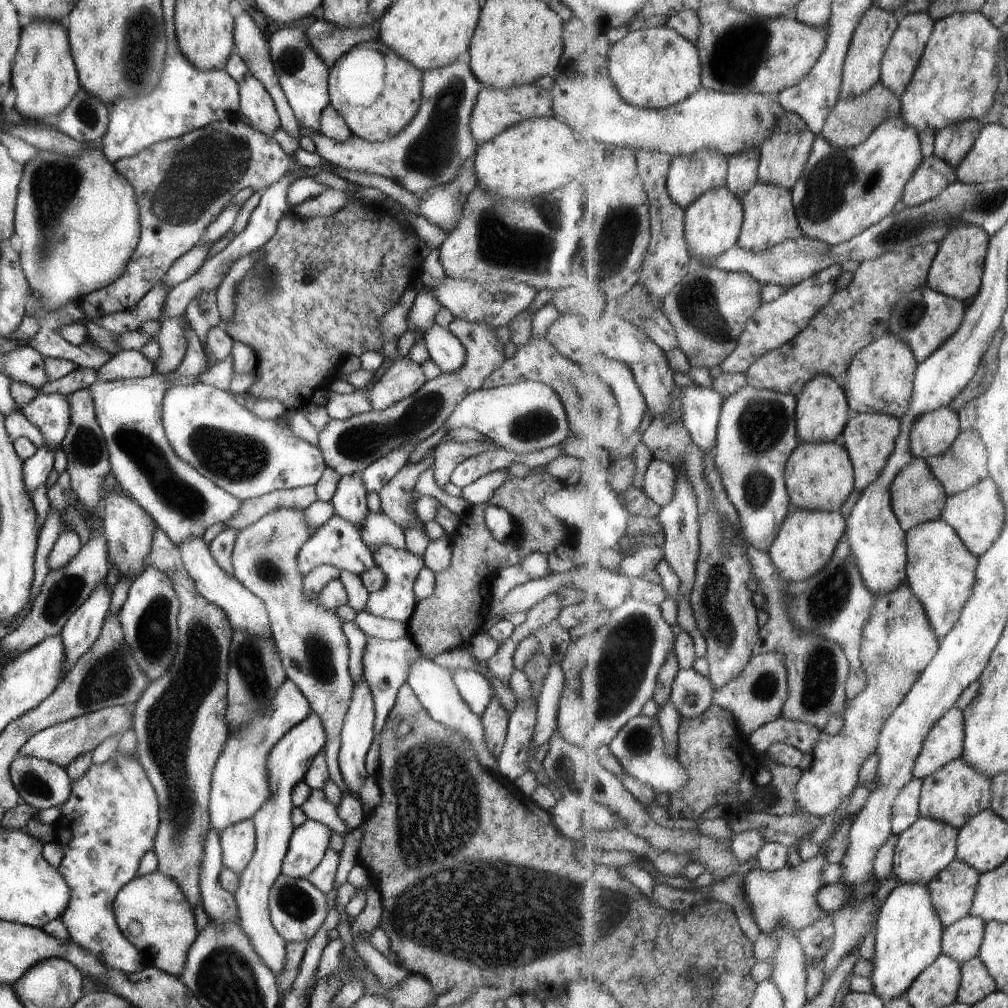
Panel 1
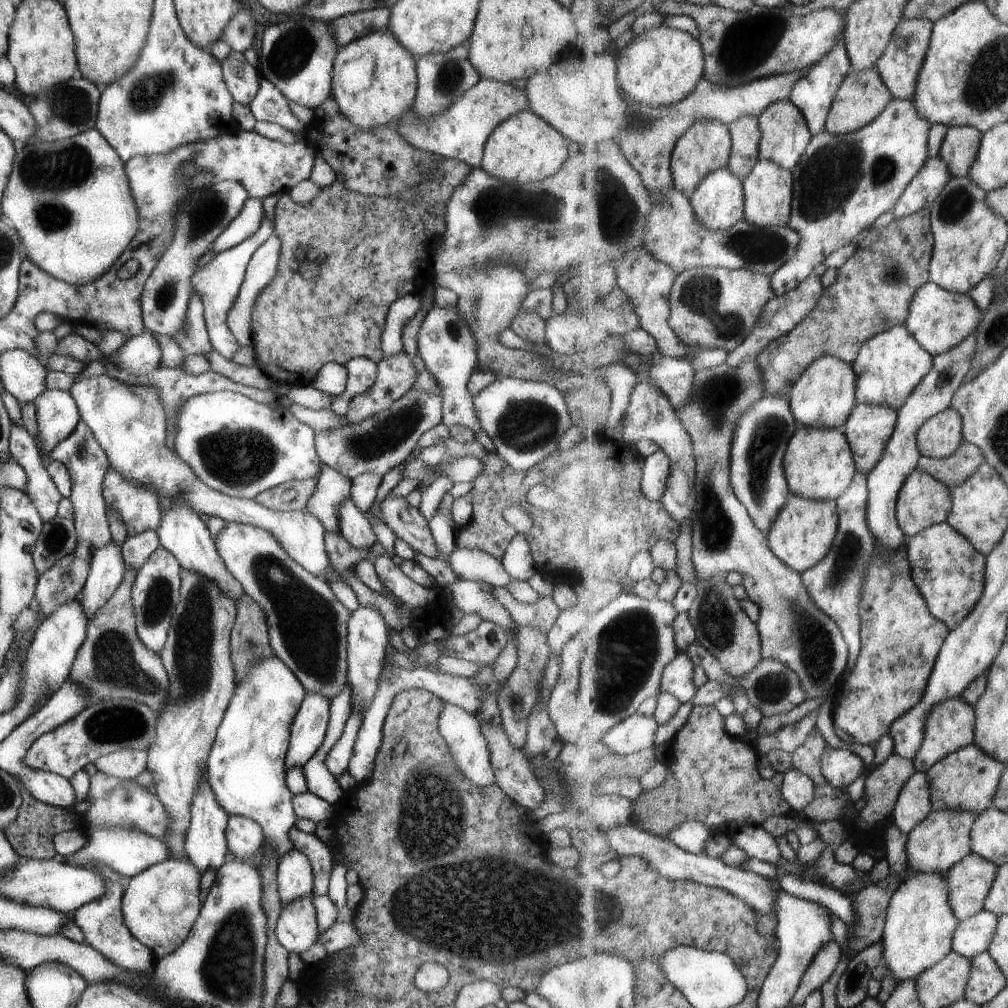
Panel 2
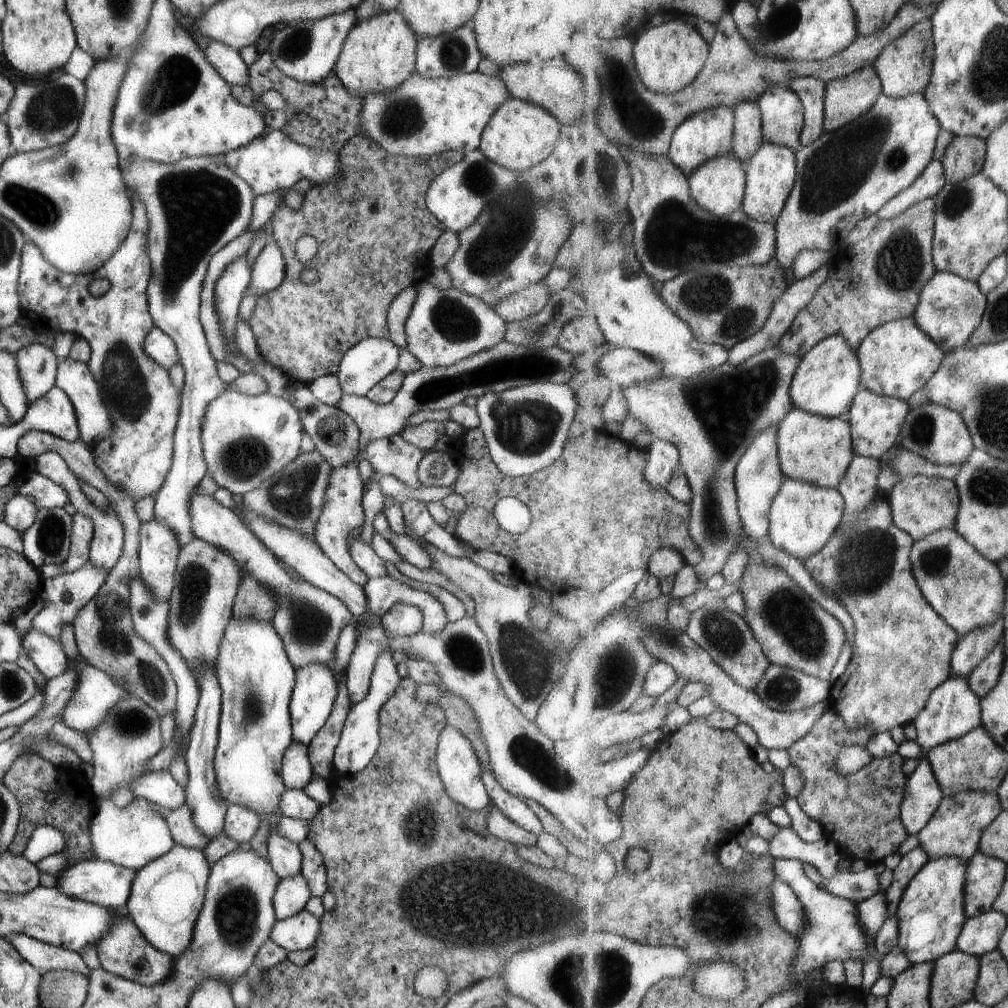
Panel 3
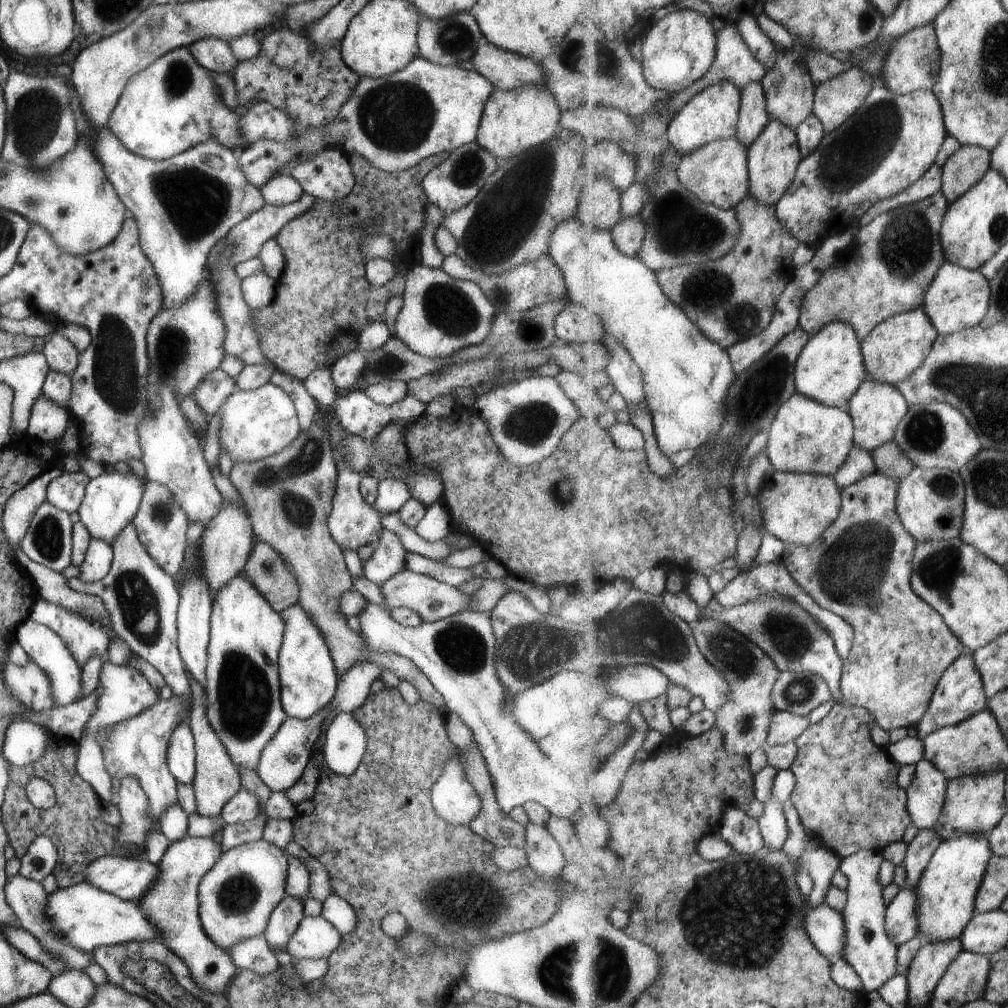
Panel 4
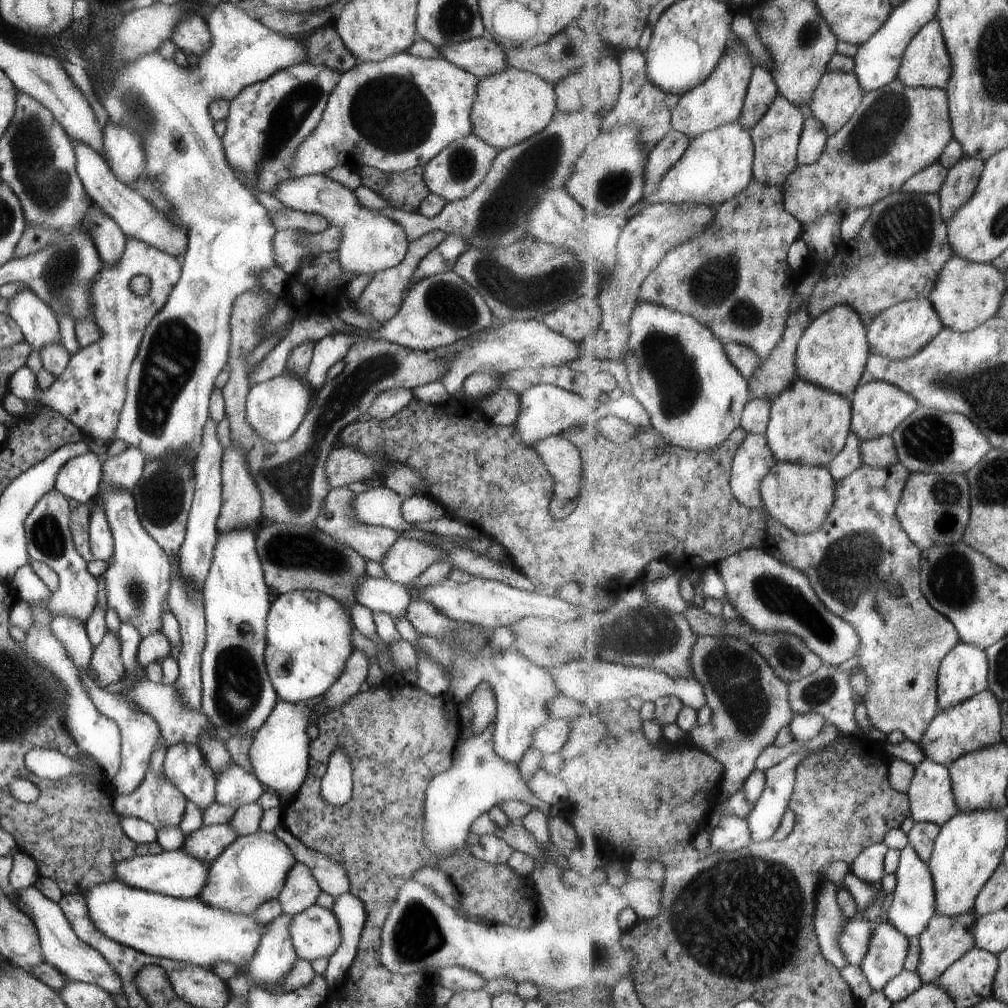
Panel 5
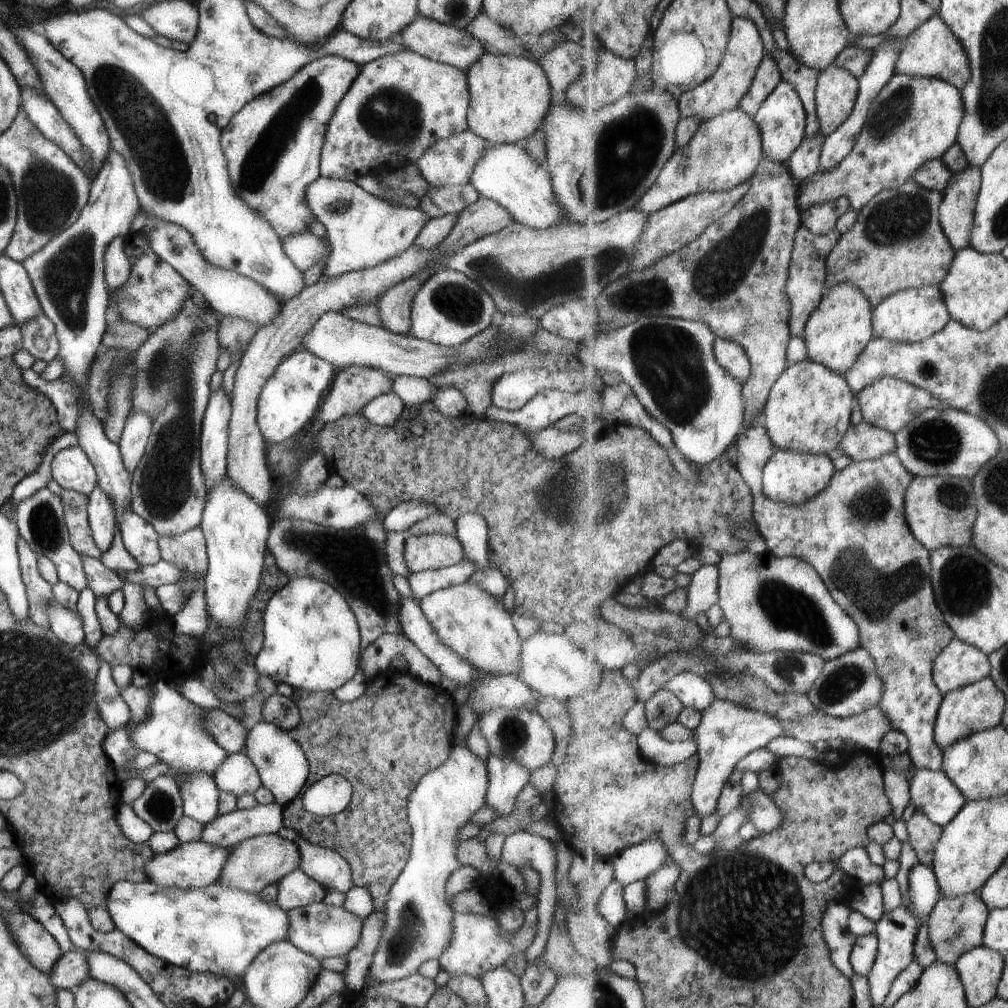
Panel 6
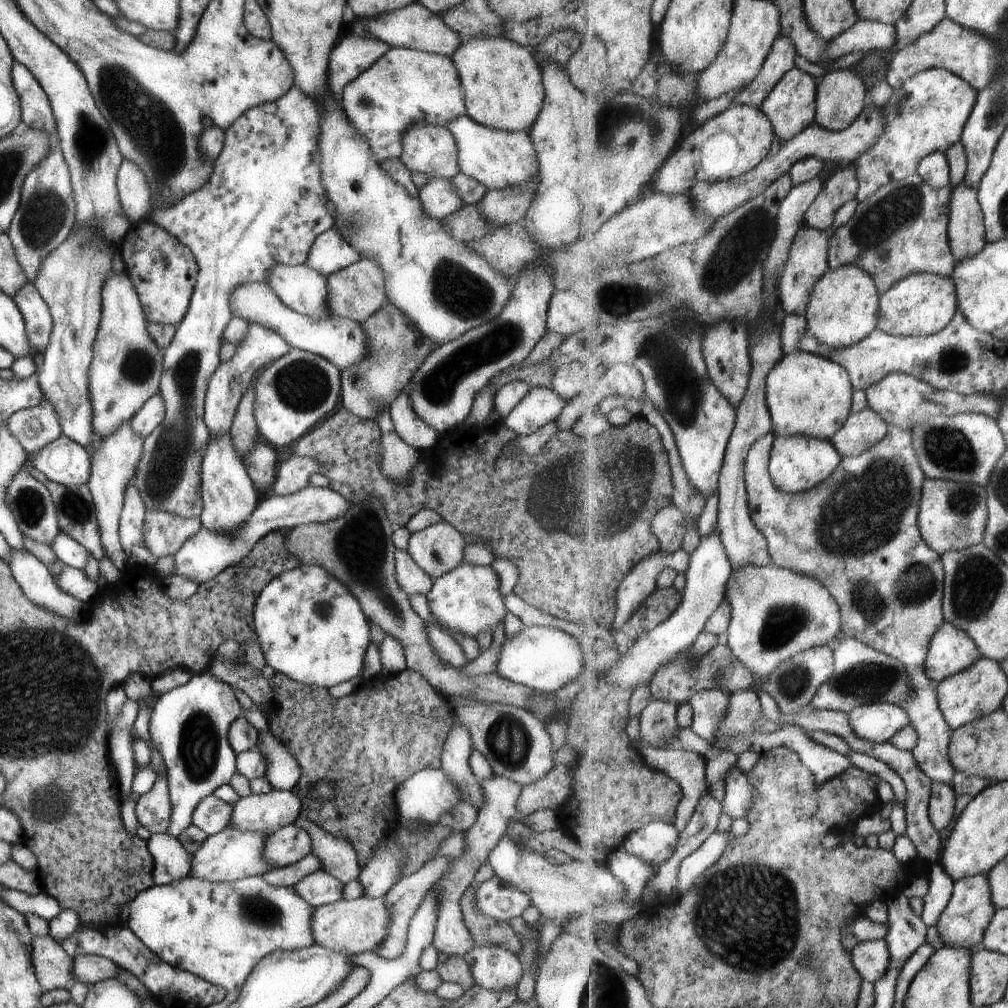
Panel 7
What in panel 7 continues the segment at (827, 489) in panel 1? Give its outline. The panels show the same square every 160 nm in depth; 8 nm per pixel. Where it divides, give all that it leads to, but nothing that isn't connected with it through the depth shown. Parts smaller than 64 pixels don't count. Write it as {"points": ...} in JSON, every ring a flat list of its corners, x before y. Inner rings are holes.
{"points":[[801,350,785,355,767,381,766,401,774,422,773,433,831,440,853,413,855,391,850,374,839,363]]}

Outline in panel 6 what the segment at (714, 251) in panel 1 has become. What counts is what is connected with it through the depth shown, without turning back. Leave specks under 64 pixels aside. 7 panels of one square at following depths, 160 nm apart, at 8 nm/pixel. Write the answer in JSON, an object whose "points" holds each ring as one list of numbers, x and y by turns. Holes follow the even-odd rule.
{"points":[[741,108,720,114,701,124,695,136,675,151,635,210,650,217,691,195,705,191,716,193,731,190,749,182,765,157,762,132,750,114]]}

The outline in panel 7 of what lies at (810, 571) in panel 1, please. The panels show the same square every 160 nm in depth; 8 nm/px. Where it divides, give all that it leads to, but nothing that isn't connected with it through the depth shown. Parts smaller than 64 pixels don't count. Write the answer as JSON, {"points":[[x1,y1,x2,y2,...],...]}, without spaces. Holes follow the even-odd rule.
{"points":[[774,434,774,436,776,439,769,461,769,470,774,485,783,489,784,493,797,494,814,489,831,478,843,462,842,454,831,440,813,438,807,435,780,437]]}

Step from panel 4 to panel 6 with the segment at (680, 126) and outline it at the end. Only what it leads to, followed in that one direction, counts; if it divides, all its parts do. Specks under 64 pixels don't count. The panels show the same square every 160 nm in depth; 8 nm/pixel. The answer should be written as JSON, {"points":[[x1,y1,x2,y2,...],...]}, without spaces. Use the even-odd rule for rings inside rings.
{"points":[[734,17,730,44,717,72,708,81,678,98,682,119,695,117,704,123,720,114,739,109,743,97,750,92,762,60,766,56,764,48,758,26,751,19]]}

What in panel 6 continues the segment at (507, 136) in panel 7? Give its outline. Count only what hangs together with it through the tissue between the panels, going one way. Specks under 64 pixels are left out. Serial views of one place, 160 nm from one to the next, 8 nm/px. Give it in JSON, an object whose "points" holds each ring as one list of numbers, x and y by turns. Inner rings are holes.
{"points":[[523,143,513,144,486,144,484,153,480,155,472,168,468,182,480,194,481,197,491,199,499,206,502,206,512,216,514,222,521,223,534,229,546,229,557,223,567,222,554,192,552,191,551,181,545,166,541,166,530,157]]}

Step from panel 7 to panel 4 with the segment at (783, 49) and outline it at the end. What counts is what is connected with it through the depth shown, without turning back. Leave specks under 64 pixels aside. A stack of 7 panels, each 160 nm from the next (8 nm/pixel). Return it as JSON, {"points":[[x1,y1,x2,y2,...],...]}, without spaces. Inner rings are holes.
{"points":[[754,82,742,88,742,108,736,137,750,147,770,124,766,92,761,83]]}

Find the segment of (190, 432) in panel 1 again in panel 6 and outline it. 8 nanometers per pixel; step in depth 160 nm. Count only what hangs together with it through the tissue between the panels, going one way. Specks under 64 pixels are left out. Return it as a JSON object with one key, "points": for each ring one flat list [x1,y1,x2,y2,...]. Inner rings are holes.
{"points":[[299,350,292,353,275,367,256,400,256,423,267,444,288,439,311,422,320,405,321,392,332,383,336,372,334,366,310,352]]}

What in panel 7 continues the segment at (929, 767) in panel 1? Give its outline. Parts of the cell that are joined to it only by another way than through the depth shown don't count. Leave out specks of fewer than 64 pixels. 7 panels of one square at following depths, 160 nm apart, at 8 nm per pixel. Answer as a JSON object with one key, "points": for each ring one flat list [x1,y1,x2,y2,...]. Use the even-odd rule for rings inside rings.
{"points":[[945,621,934,634,926,658,927,676,938,684,971,668,982,653,967,631]]}

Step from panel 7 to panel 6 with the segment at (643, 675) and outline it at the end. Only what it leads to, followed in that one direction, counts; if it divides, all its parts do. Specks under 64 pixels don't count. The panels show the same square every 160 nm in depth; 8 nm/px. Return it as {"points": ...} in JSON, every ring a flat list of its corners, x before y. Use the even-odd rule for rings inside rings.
{"points":[[701,565,695,574,692,574,688,586,688,607,686,617,696,623,696,618,709,612,717,605,720,599,720,570,718,565]]}

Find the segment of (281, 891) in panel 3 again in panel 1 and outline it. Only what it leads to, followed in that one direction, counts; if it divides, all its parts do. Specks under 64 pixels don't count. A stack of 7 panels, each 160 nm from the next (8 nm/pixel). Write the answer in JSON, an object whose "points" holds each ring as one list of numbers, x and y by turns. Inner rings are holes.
{"points":[[307,819,293,829,280,866,280,873,291,878,306,876,321,862,332,831,323,823]]}

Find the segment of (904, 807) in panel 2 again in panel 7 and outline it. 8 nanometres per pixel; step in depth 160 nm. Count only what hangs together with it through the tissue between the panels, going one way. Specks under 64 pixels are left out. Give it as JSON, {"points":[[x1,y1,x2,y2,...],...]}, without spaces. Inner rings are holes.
{"points":[[935,781,930,800,930,819,939,832,945,830,955,818,958,794,953,786]]}

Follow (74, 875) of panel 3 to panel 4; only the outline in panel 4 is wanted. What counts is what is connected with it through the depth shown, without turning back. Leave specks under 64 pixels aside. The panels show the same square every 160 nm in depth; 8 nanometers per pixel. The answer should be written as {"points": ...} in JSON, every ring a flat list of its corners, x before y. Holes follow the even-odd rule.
{"points":[[100,856,84,870,85,882,117,898,137,902,150,889,158,867,142,856]]}

